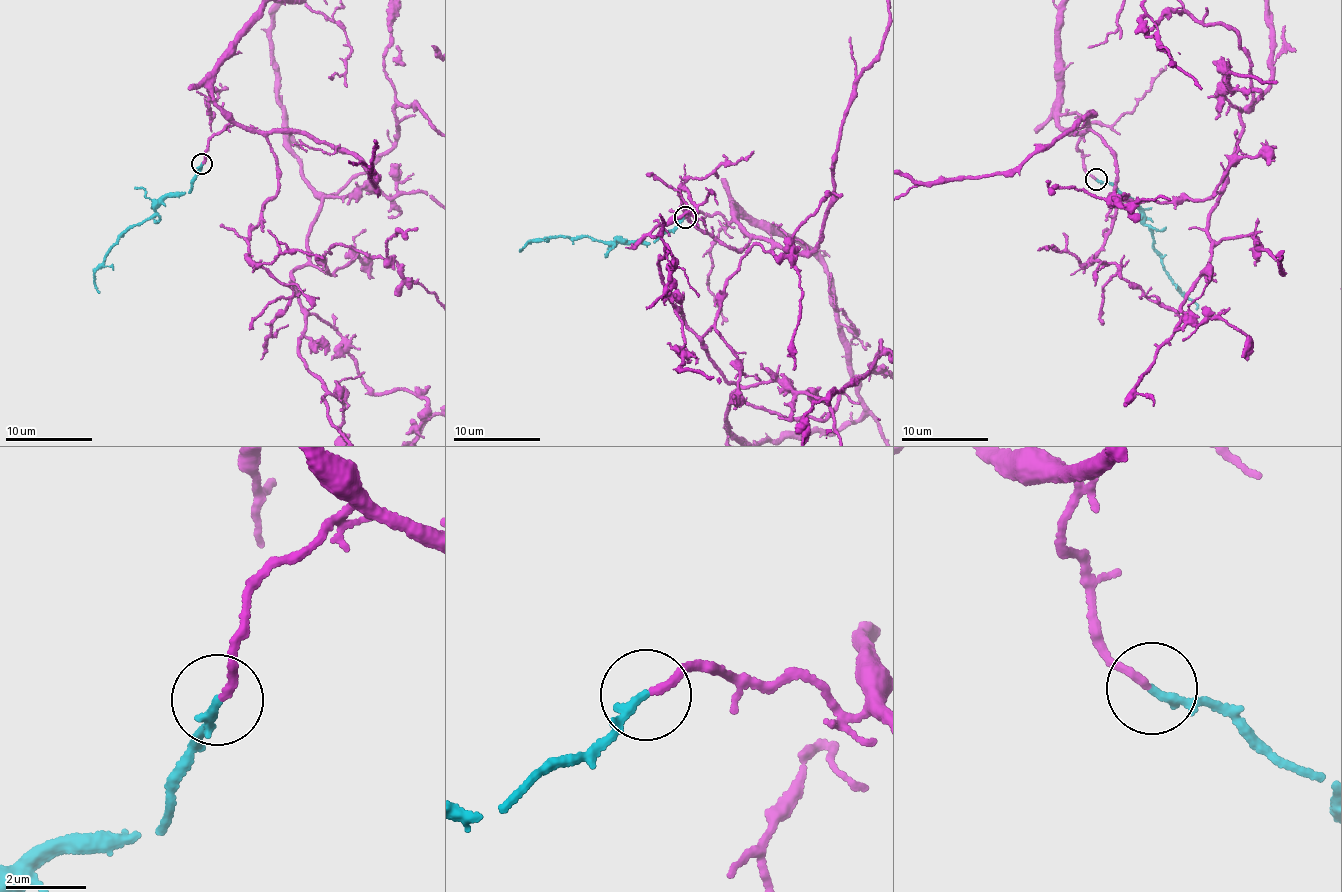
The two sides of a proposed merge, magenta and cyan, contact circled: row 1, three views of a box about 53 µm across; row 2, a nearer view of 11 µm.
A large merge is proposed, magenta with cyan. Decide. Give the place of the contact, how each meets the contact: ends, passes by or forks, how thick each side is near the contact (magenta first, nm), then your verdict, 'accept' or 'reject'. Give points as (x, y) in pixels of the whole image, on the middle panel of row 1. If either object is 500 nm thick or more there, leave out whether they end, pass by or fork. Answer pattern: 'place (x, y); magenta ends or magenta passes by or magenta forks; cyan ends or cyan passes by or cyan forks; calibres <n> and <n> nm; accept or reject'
place (685, 217); magenta ends; cyan ends; calibres 200 and 240 nm; accept

